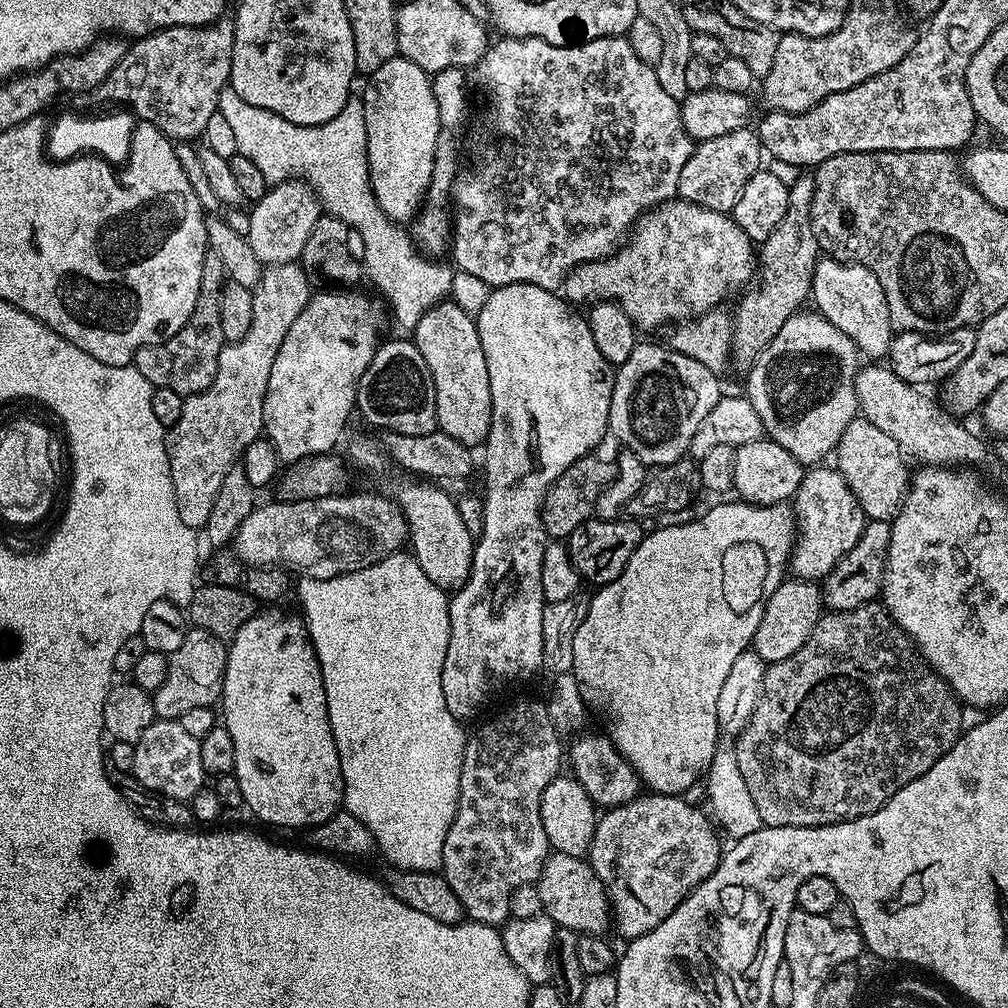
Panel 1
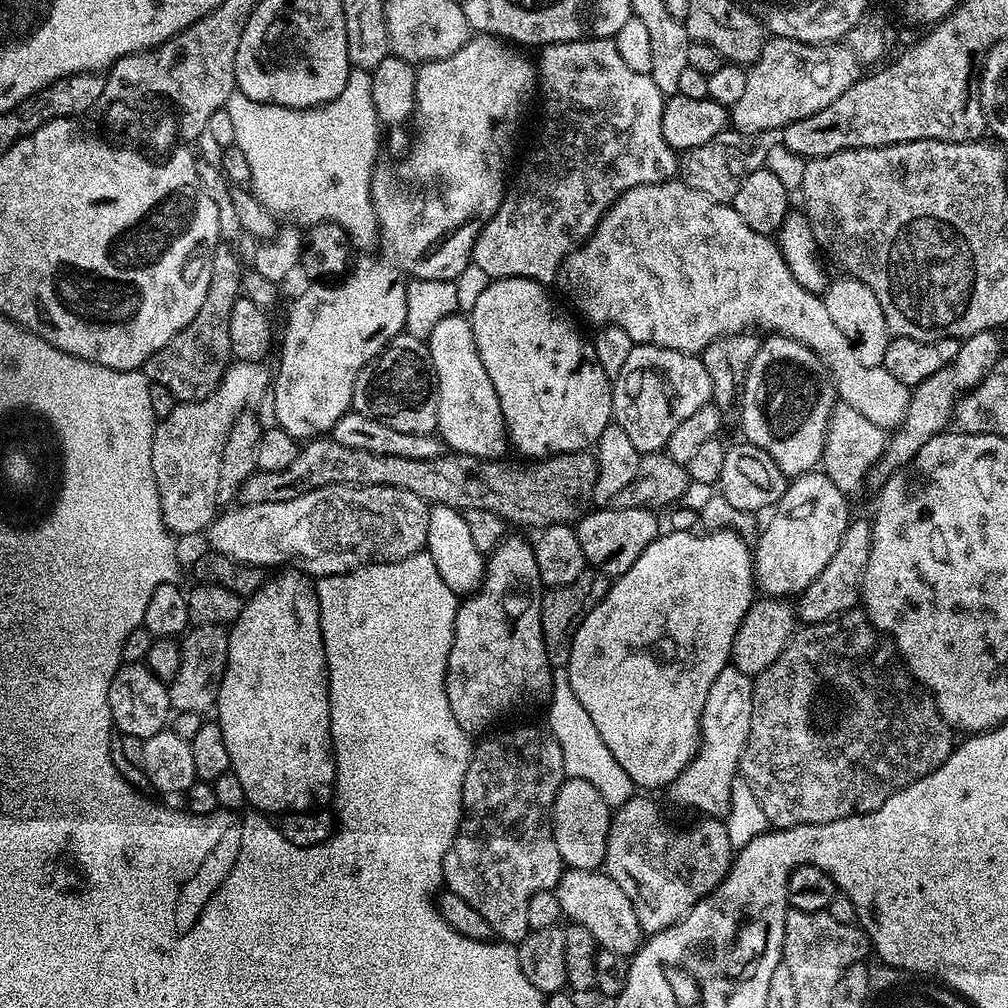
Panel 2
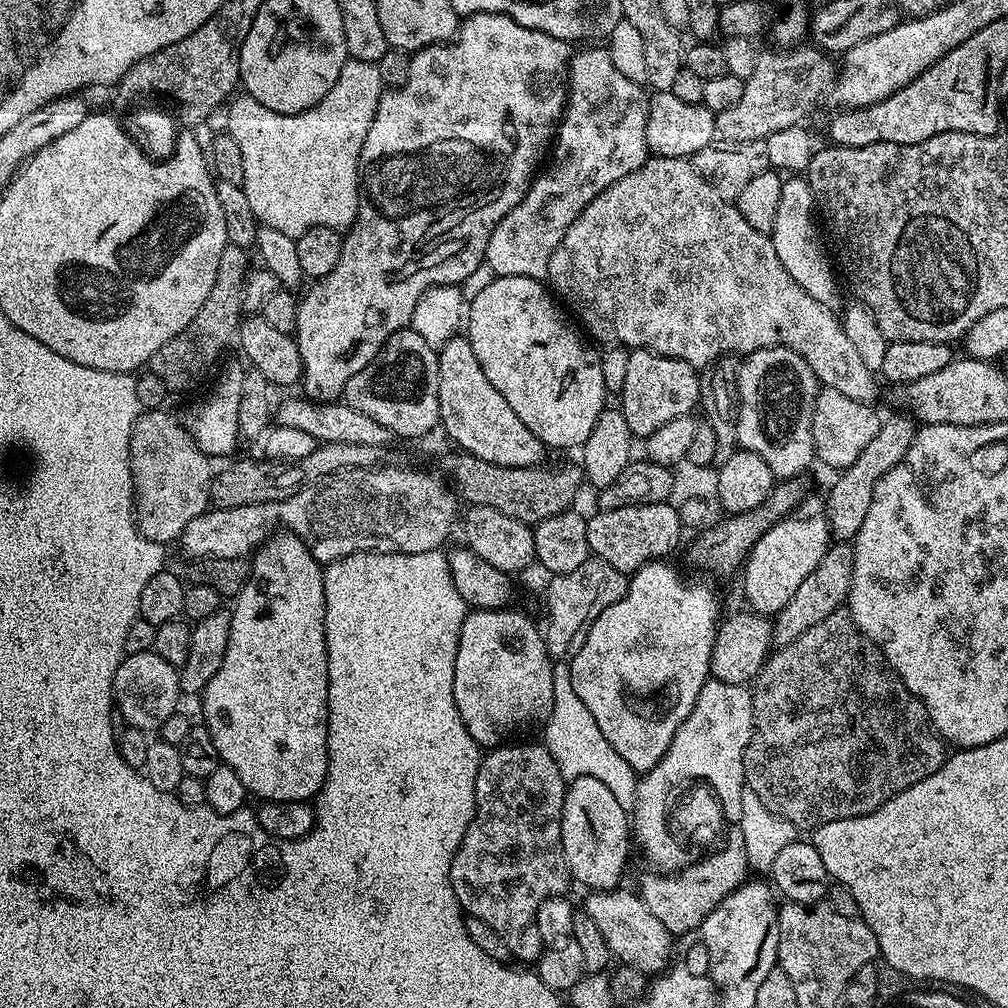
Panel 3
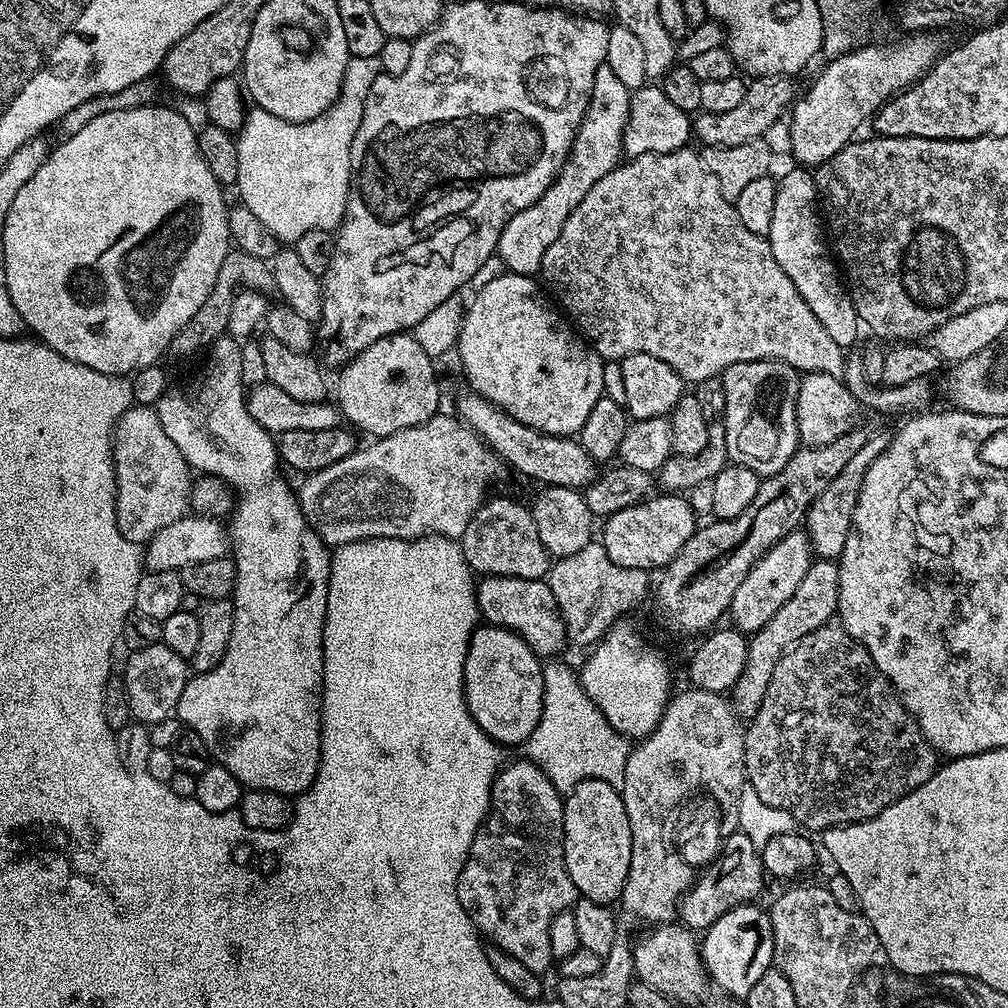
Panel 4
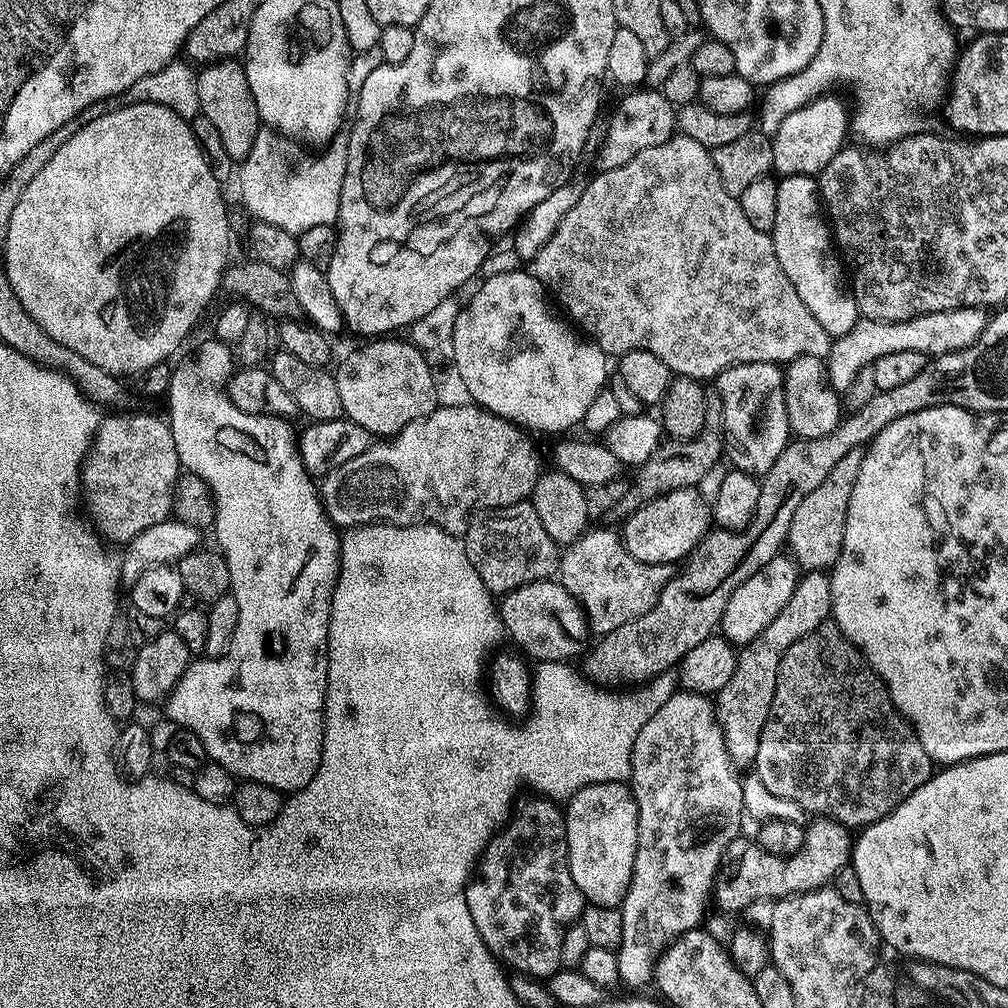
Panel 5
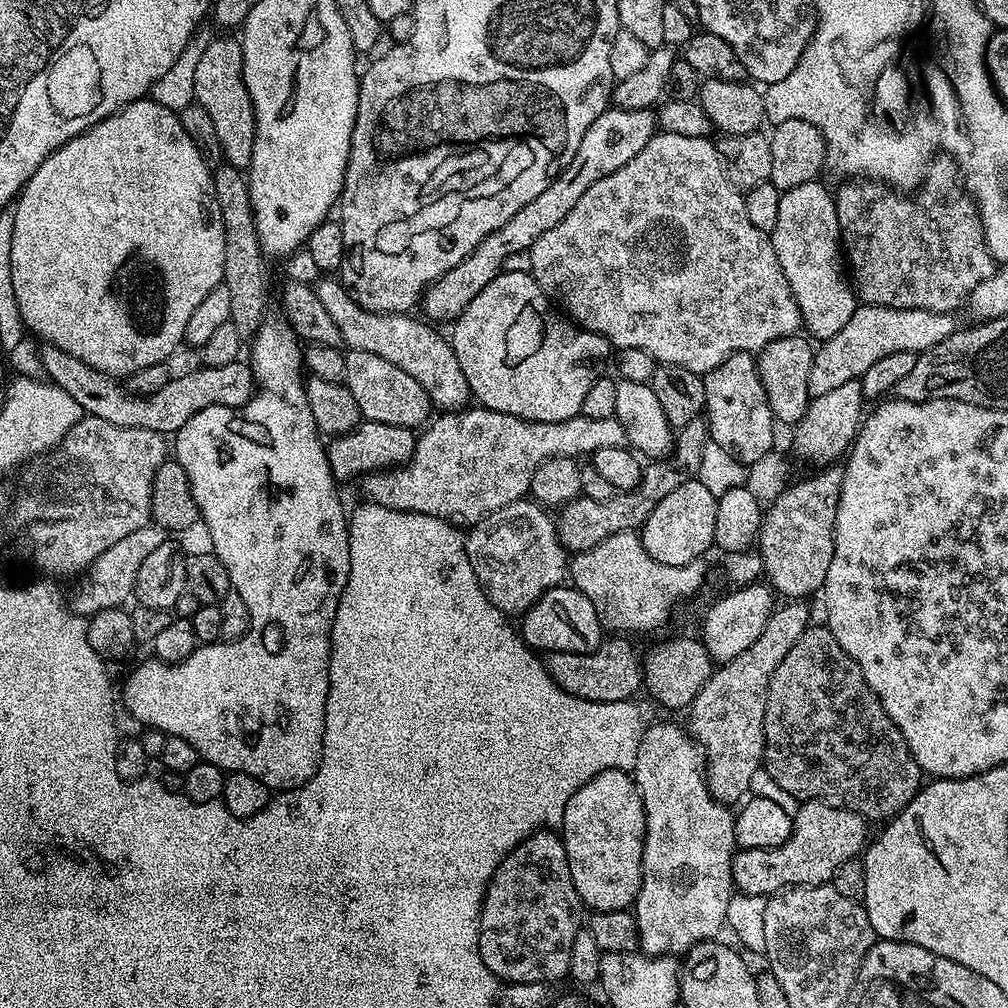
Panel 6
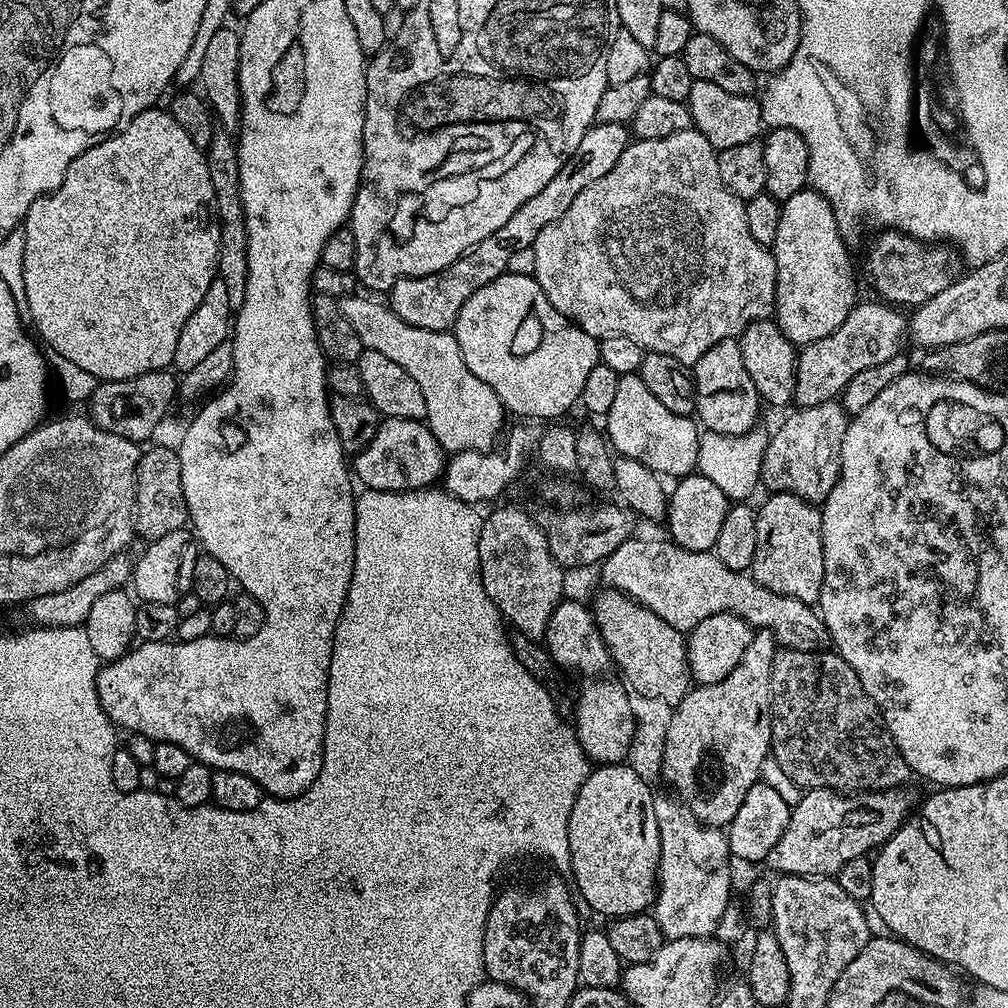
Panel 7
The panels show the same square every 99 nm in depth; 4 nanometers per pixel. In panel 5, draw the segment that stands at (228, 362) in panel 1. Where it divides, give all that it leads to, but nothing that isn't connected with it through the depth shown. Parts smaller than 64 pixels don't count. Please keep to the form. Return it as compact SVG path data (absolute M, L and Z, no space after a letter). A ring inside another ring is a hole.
M105 415L82 463L82 504L88 507L91 527L105 541L117 540L124 546L142 534L142 530L150 530L150 526L169 519L172 491L181 471L178 446L174 446L174 434L167 419Z

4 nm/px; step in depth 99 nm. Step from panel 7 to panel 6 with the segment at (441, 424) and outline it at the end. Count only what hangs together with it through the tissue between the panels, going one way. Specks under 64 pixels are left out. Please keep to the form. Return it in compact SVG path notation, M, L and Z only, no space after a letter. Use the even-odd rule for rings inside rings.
M336 278L318 279L314 289L318 302L322 302L331 320L337 324L344 344L351 351L373 352L378 354L378 358L386 358L386 362L394 362L394 366L406 370L406 374L410 374L410 378L414 378L414 382L418 382L418 386L426 390L437 409L454 412L463 409L469 403L466 374L462 374L462 366L458 366L458 354L454 354L452 341L447 335L439 336L432 329L435 327L431 323L423 319L415 320L415 315L412 314L371 312L360 308L358 302L354 302L352 295Z

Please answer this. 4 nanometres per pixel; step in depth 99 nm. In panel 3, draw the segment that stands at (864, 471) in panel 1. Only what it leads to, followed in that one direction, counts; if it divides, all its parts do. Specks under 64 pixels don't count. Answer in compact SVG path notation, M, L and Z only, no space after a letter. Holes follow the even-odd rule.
M821 387L814 402L814 414L812 415L812 437L816 447L815 459L820 460L828 468L843 470L850 467L870 446L874 434L878 434L882 423L881 413L872 409L871 403L863 404L854 398L846 398L846 394L838 394L838 390Z

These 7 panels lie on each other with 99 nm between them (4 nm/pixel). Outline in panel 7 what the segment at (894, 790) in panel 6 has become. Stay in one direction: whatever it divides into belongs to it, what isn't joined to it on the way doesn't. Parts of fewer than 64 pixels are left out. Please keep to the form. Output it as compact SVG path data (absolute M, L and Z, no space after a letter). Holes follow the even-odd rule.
M780 648L776 653L772 663L772 746L770 756L778 766L782 768L782 773L796 783L801 789L810 788L833 788L836 792L845 794L859 794L862 792L889 792L892 788L904 788L907 780L910 779L908 763L906 758L898 750L894 738L889 734L887 726L884 725L884 715L878 710L878 706L866 694L858 674L832 650L821 650L818 652L807 652L806 650L794 650L793 648Z

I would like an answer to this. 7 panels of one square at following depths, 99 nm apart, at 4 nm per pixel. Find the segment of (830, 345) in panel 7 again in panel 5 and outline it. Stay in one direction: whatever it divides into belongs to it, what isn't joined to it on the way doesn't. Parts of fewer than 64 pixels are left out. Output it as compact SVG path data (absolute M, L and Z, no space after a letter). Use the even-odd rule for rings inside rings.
M955 308L945 312L931 312L915 316L909 320L898 322L878 322L877 320L859 319L847 334L835 337L832 349L826 357L826 381L836 393L848 391L850 382L858 378L864 368L872 367L872 363L882 354L894 354L901 350L918 350L926 357L941 356L943 352L962 350L970 346L982 334L988 325L990 316L984 308Z

